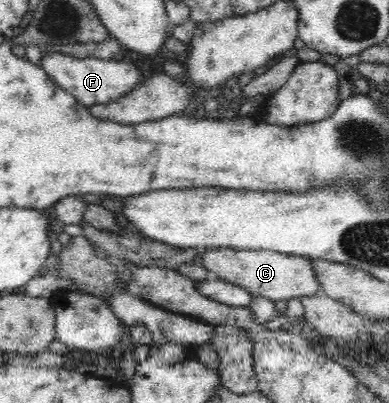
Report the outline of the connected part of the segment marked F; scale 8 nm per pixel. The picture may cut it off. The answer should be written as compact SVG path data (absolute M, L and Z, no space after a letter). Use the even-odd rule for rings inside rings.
M46 51L42 53L41 60L41 68L48 73L48 76L87 107L120 99L144 80L143 70L139 66L115 59L76 58L60 51Z

